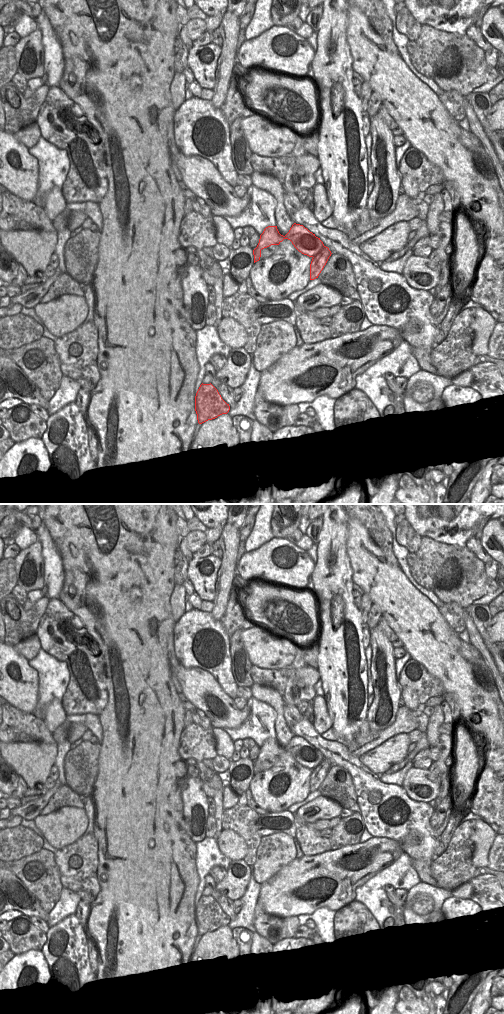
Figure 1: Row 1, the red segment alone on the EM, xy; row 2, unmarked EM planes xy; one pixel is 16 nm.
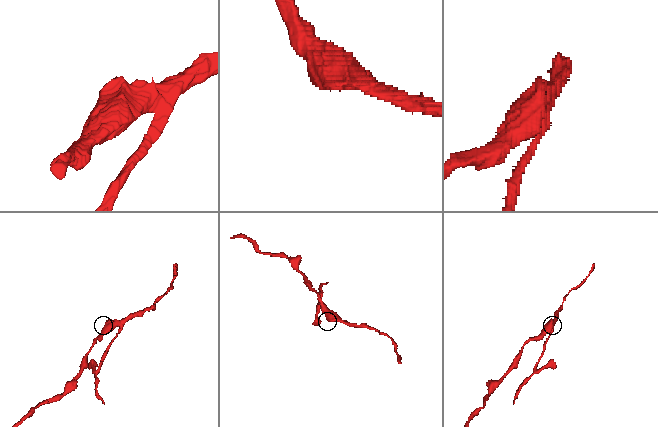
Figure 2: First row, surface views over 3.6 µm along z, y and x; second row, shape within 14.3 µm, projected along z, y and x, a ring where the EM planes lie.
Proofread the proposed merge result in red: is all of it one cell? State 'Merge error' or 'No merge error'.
Merge error

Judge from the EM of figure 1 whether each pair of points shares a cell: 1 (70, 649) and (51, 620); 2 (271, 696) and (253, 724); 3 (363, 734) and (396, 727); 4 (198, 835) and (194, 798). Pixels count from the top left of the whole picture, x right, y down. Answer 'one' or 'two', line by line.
1: one
2: two
3: one
4: one

